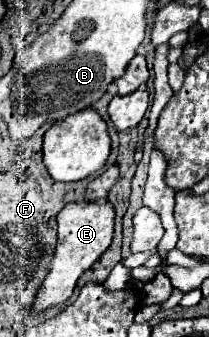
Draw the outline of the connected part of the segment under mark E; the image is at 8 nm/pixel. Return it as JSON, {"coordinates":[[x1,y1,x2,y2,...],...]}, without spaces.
{"coordinates":[[71,202,67,204,59,214,57,214,57,248,55,248,55,258,51,262,51,270,41,284,37,298,35,298,35,312,41,312,45,308,51,308,55,304,65,302,73,290,77,280,81,278,83,272,87,272,109,248,113,240,113,220,115,220,115,210,111,202,99,204,99,202]]}

